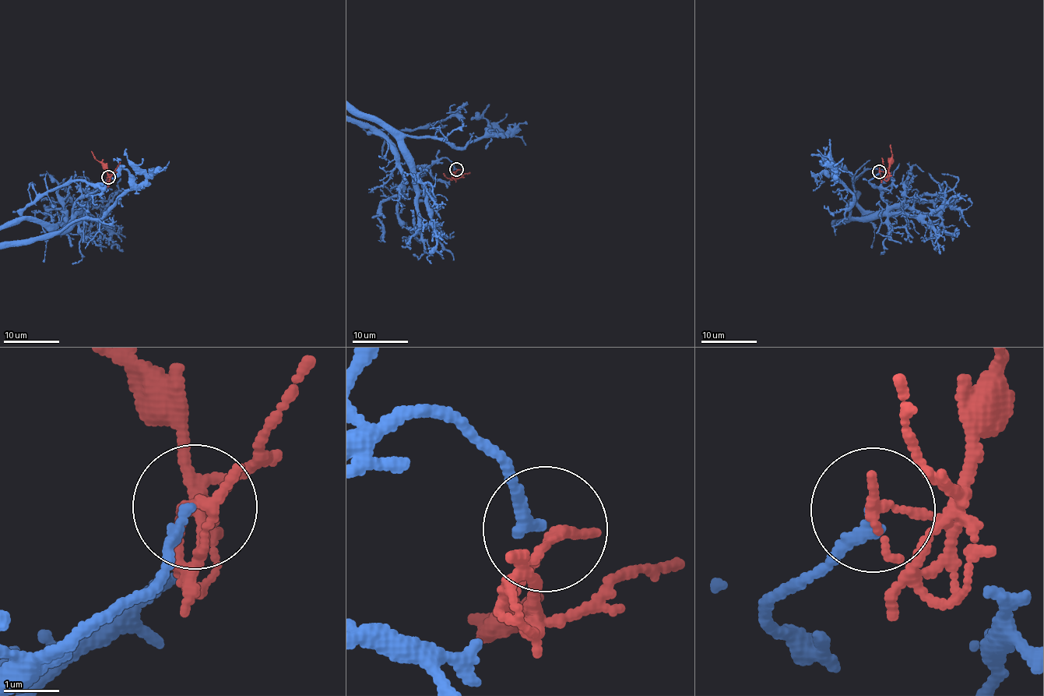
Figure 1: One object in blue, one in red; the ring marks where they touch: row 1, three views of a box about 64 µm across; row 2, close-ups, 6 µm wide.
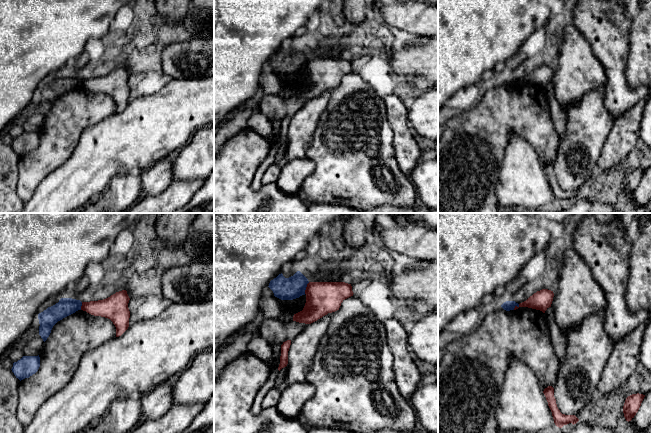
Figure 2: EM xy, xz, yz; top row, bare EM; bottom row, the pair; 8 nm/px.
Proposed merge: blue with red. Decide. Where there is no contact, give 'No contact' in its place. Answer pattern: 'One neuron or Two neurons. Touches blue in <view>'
Two neurons. Touches blue in xz

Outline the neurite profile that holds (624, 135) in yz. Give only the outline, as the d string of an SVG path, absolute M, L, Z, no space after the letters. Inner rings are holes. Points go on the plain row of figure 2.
M646 98L638 101L614 122L597 163L603 172L617 166L638 142L645 105Z

